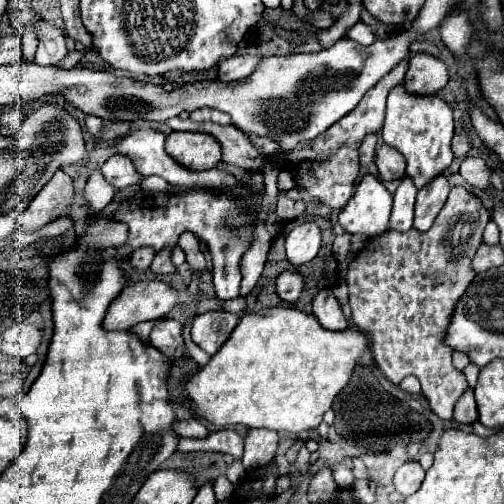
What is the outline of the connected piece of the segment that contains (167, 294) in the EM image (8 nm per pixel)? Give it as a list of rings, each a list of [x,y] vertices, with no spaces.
[[[142,280],[126,286],[106,310],[104,330],[130,330],[138,322],[164,318],[178,304],[178,292],[166,282]]]

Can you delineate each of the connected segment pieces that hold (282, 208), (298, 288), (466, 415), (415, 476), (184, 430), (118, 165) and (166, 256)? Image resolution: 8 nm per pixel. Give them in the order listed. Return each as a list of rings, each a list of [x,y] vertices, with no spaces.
[[[286,196],[278,199],[276,214],[283,221],[292,221],[299,217],[305,211],[305,204],[302,200],[292,200]]]
[[[284,270],[276,278],[276,292],[284,302],[296,302],[300,298],[300,292],[304,290],[306,276],[298,270]]]
[[[468,390],[456,404],[454,408],[454,420],[460,424],[472,424],[478,420],[478,410],[476,410],[476,400],[474,392]]]
[[[406,462],[406,464],[402,464],[398,468],[396,476],[394,476],[394,488],[396,488],[396,492],[400,492],[404,496],[414,494],[420,488],[420,484],[422,484],[424,474],[426,472],[424,472],[424,468],[418,462]]]
[[[190,418],[190,420],[174,422],[174,434],[178,434],[178,438],[206,438],[208,430],[202,422],[198,422],[196,418]]]
[[[112,156],[104,162],[102,166],[102,174],[104,178],[114,184],[116,188],[126,188],[126,186],[132,186],[132,184],[138,184],[142,178],[138,176],[138,172],[134,170],[130,158],[126,156]]]
[[[166,248],[166,250],[160,250],[158,254],[156,254],[156,258],[154,258],[154,262],[152,262],[152,272],[156,272],[156,274],[174,274],[176,272],[176,268],[174,268],[174,264],[170,262],[170,250],[172,248]]]

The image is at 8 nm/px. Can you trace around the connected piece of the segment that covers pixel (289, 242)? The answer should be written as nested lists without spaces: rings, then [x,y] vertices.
[[[316,222],[298,224],[286,234],[286,256],[294,266],[314,260],[320,246],[322,246],[322,236]]]

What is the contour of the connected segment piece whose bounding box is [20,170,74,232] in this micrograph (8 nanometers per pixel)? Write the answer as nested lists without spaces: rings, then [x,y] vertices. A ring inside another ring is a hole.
[[[58,170],[52,180],[36,194],[36,198],[28,206],[30,218],[22,218],[20,228],[24,232],[38,230],[40,226],[56,220],[58,216],[70,214],[70,208],[74,204],[74,188],[72,178]]]

